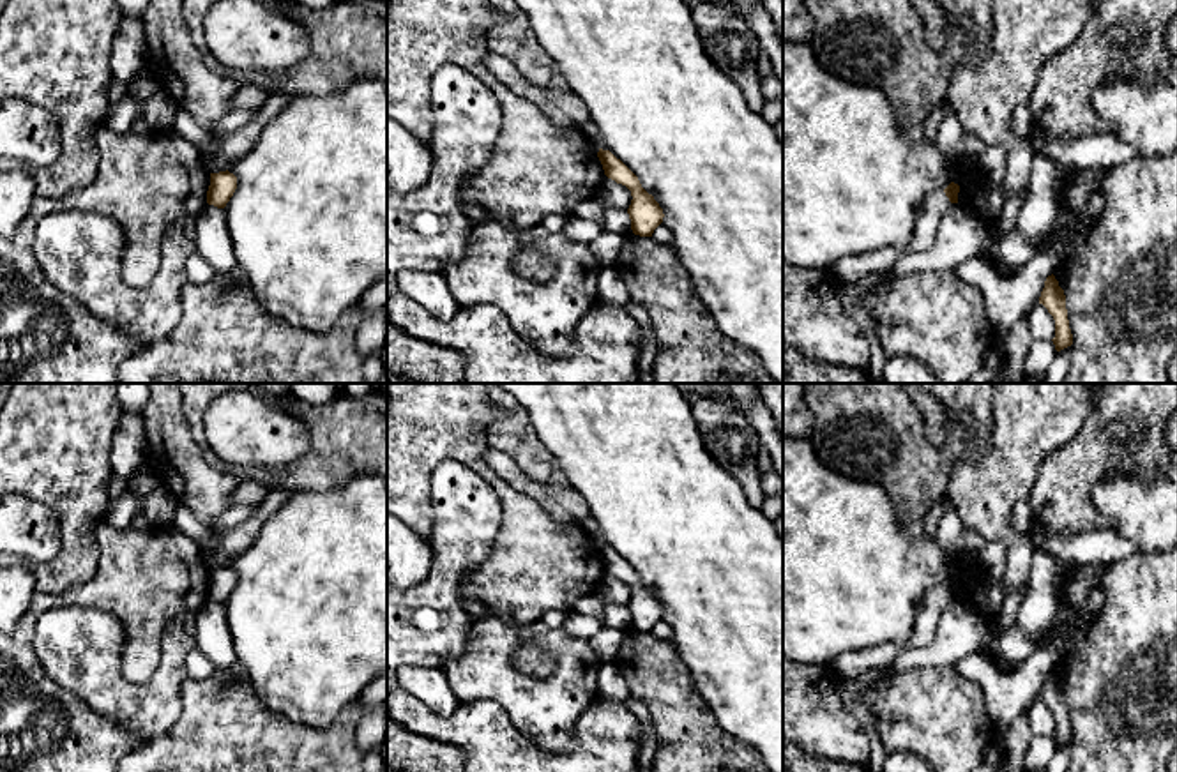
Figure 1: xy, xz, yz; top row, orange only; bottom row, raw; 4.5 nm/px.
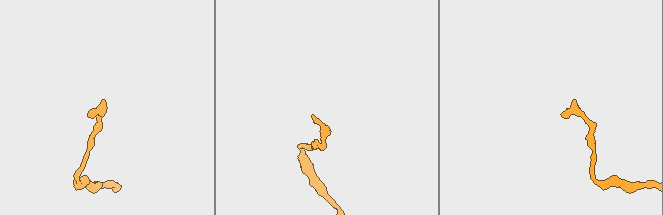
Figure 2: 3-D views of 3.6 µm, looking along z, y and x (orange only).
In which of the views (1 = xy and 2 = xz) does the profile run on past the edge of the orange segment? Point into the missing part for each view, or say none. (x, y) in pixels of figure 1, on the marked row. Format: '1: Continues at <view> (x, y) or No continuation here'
1: No continuation here
2: No continuation here

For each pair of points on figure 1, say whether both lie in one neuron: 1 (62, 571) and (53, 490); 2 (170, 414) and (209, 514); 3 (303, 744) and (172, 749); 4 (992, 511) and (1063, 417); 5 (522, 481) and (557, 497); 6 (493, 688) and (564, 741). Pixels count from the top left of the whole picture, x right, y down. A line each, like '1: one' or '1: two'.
1: one
2: one
3: one
4: one
5: one
6: one

